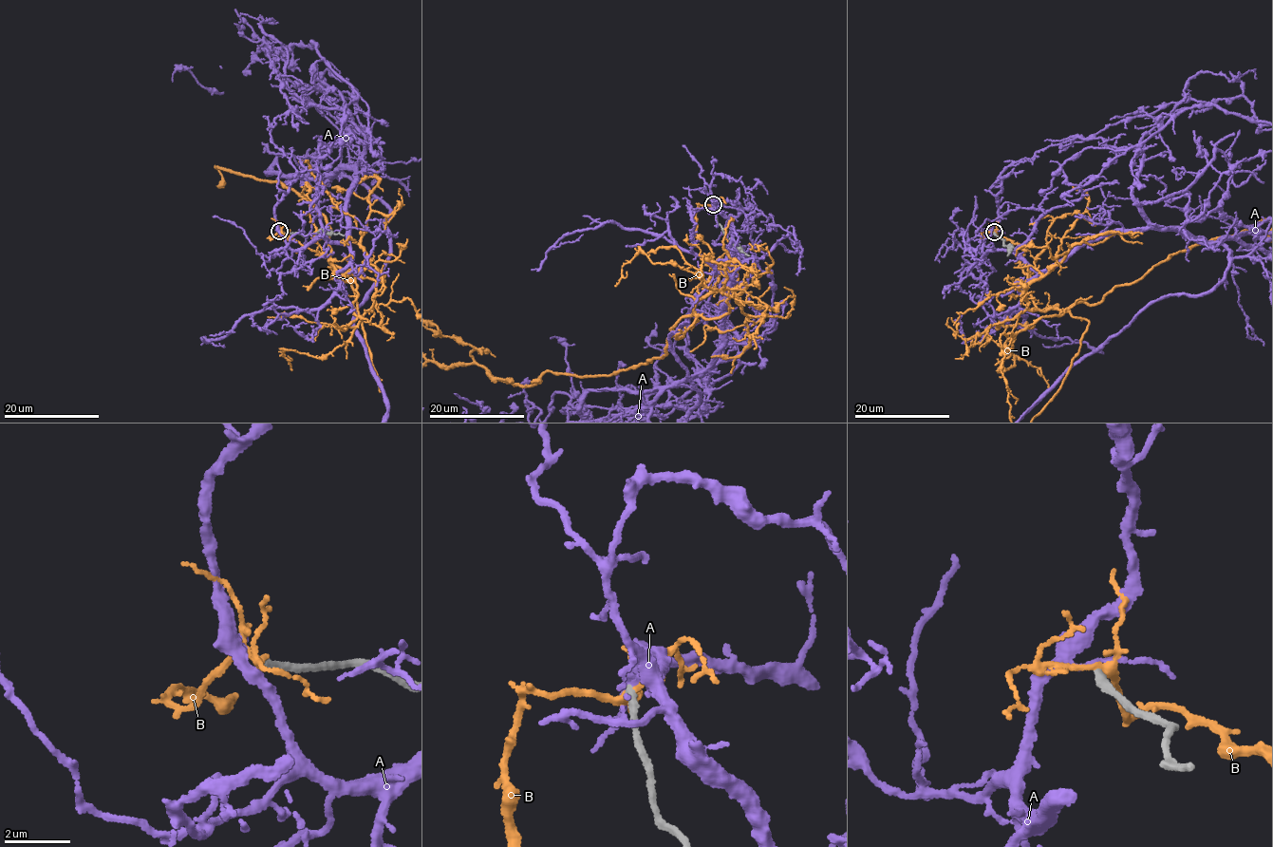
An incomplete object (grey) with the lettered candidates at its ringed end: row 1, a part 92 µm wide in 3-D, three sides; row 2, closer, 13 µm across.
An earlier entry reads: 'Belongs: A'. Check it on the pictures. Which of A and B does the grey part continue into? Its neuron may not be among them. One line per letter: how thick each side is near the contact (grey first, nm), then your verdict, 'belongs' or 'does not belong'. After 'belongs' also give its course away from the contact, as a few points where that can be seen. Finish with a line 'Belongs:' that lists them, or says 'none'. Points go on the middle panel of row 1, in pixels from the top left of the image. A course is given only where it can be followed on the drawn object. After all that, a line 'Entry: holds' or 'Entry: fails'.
A: 240/140 nm | does not belong
B: 240/170 nm | does not belong
Belongs: none
Entry: fails

